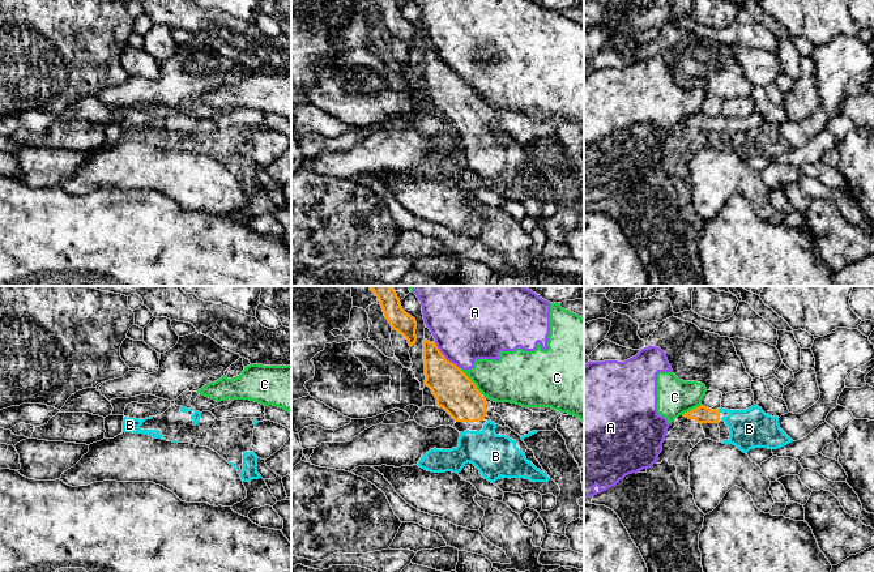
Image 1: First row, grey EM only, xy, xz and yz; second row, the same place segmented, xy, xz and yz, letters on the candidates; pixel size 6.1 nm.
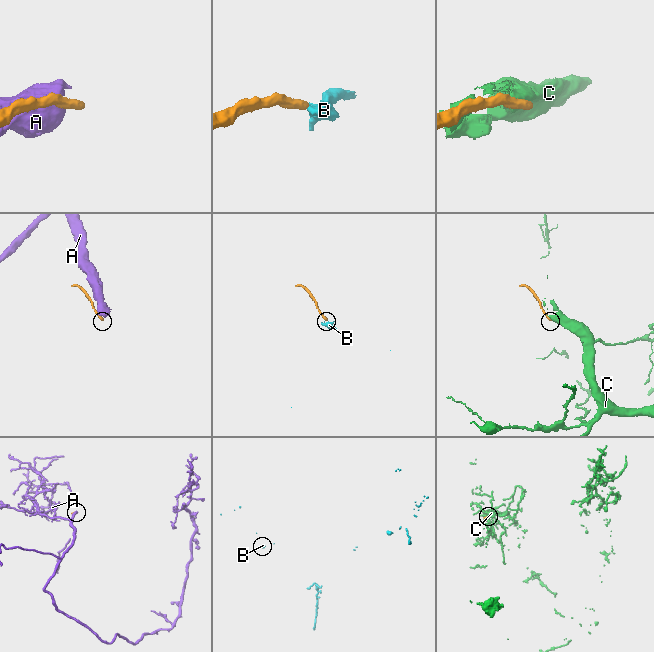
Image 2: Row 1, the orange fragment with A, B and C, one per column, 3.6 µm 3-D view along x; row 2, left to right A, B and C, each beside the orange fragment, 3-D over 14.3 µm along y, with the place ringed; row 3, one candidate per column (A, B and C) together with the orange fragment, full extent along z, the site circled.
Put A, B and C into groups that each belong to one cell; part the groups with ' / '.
A C / B

